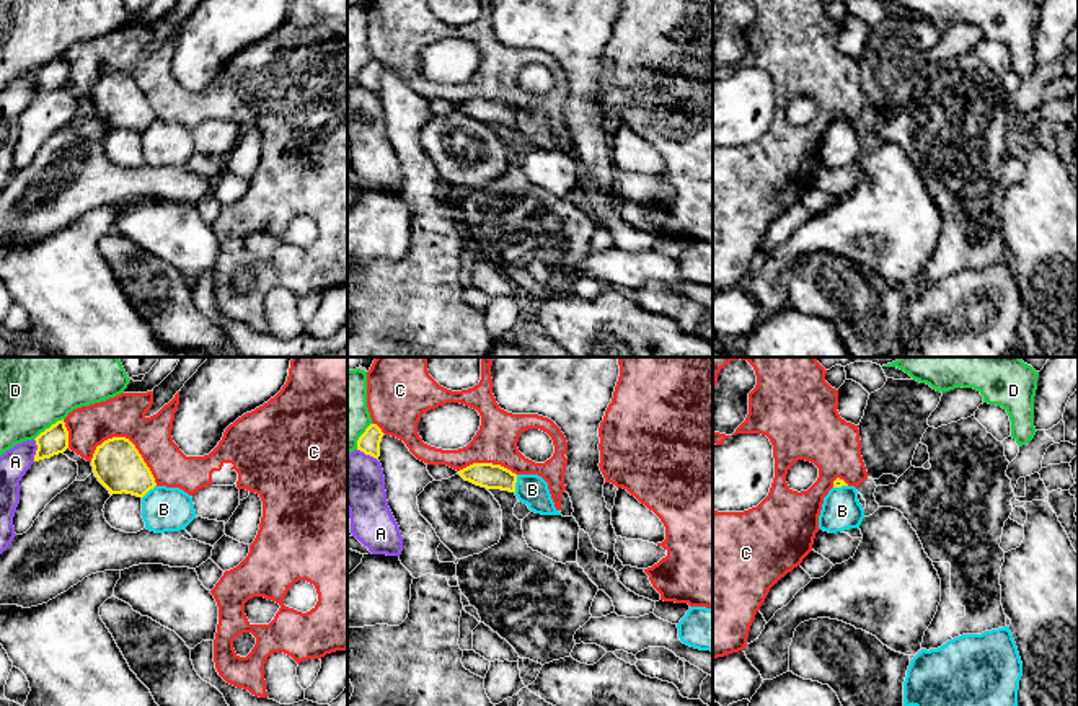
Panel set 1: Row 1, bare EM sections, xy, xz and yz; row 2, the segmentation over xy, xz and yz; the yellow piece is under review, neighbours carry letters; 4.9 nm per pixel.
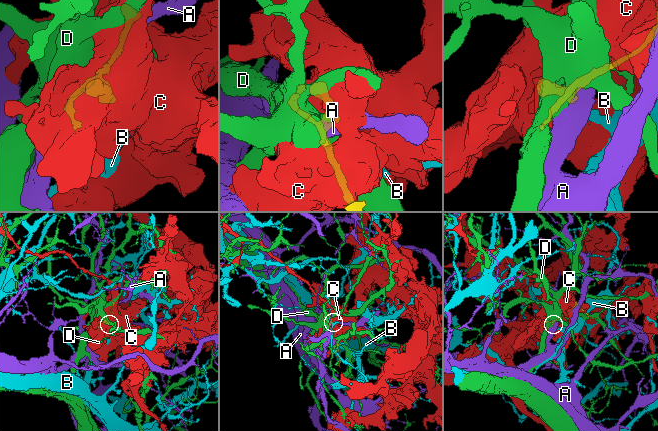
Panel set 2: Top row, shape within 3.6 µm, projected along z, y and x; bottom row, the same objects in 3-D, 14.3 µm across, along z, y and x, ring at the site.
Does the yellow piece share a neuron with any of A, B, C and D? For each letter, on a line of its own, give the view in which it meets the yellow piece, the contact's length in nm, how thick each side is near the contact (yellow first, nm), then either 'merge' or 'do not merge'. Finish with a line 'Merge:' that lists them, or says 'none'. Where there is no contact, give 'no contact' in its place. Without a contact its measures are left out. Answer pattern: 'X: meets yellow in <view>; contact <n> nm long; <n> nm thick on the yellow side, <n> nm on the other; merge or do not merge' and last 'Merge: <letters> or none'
A: meets yellow in xy; contact 110 nm long; 140 nm thick on the yellow side, 140 nm on the other; do not merge
B: meets yellow in xz; contact 90 nm long; 130 nm thick on the yellow side, 160 nm on the other; do not merge
C: meets yellow in xy; contact 360 nm long; 240 nm thick on the yellow side, 200 nm on the other; do not merge
D: meets yellow in xy; contact 180 nm long; 140 nm thick on the yellow side, 320 nm on the other; do not merge
Merge: none

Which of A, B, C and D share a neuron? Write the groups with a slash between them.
A / B / C / D

